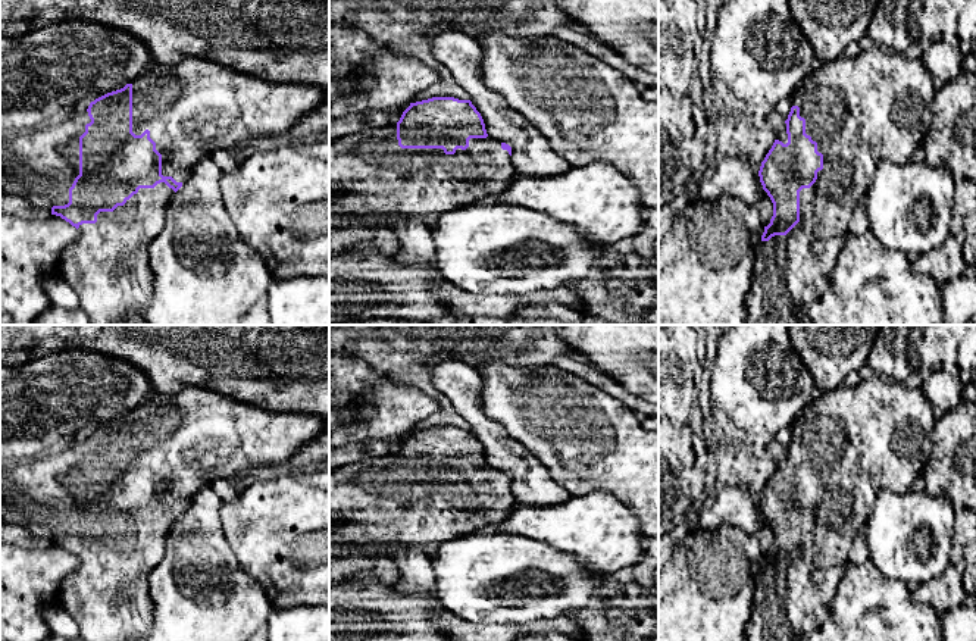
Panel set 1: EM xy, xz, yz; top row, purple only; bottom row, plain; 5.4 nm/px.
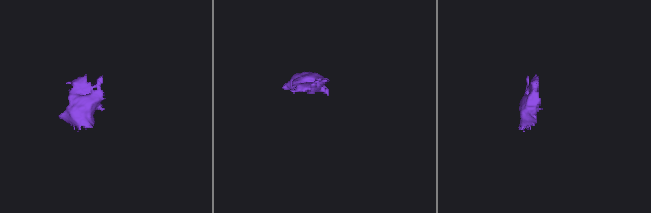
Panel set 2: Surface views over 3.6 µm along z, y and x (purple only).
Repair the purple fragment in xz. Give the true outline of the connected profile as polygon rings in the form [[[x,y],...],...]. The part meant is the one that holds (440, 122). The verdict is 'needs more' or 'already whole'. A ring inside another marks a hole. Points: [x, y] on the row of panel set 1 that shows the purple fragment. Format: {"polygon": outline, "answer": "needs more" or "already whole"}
{"polygon": [[[432,97],[410,103],[397,123],[329,141],[329,216],[350,215],[392,228],[413,218],[431,225],[442,213],[491,201],[516,178],[512,147],[487,134],[470,100]]], "answer": "needs more"}

